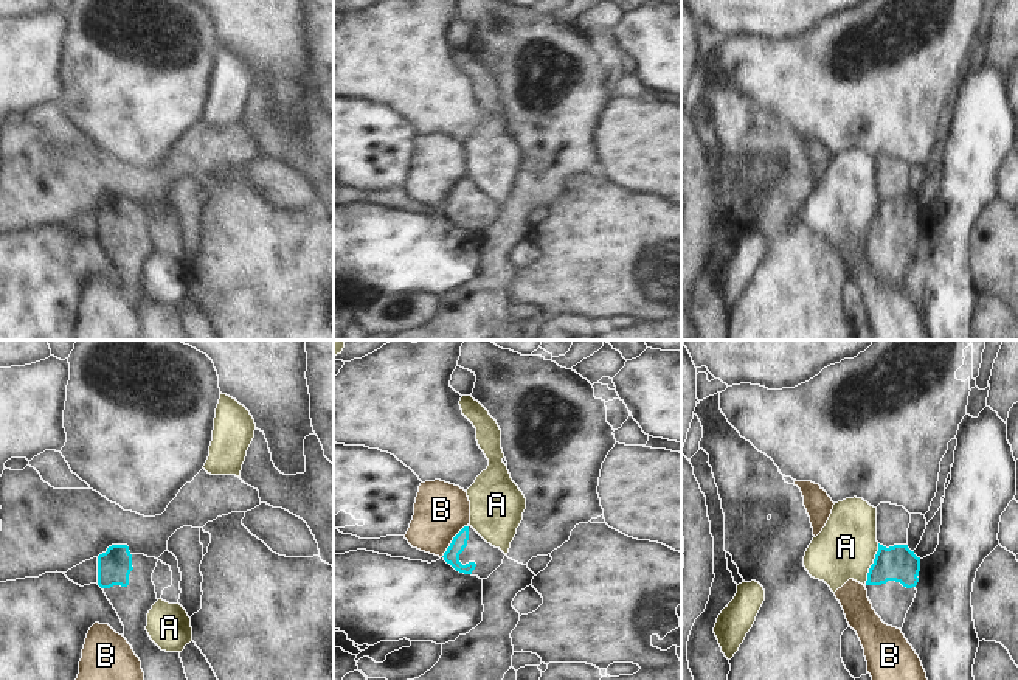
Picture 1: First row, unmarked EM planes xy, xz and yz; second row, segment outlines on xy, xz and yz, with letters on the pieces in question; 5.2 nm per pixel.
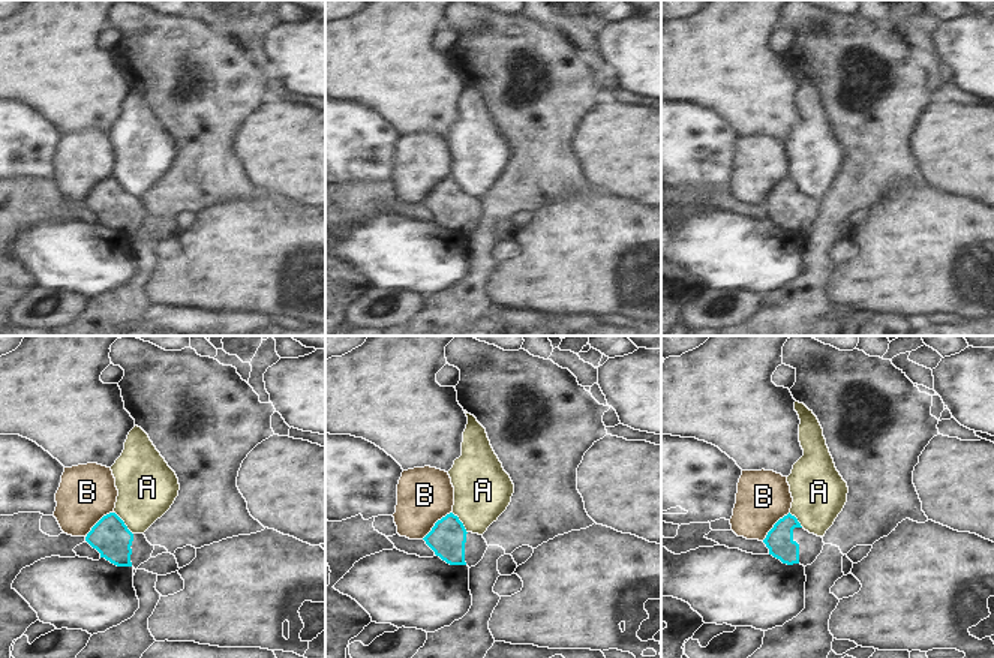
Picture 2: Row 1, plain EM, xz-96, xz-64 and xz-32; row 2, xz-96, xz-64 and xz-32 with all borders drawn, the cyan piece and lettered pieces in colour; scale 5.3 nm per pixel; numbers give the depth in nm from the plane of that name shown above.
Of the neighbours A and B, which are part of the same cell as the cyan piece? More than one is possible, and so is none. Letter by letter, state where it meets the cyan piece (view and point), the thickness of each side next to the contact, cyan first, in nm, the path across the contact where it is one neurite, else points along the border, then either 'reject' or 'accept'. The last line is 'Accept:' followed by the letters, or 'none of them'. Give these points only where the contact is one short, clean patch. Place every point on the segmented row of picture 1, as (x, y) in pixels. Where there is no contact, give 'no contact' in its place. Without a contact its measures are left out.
A: contact yz (872, 564); calibres 180 and 320 nm; border yz (879, 544), (865, 584); reject
B: contact xz (452, 541); calibres 80 and 280 nm; reject
Accept: none of them

